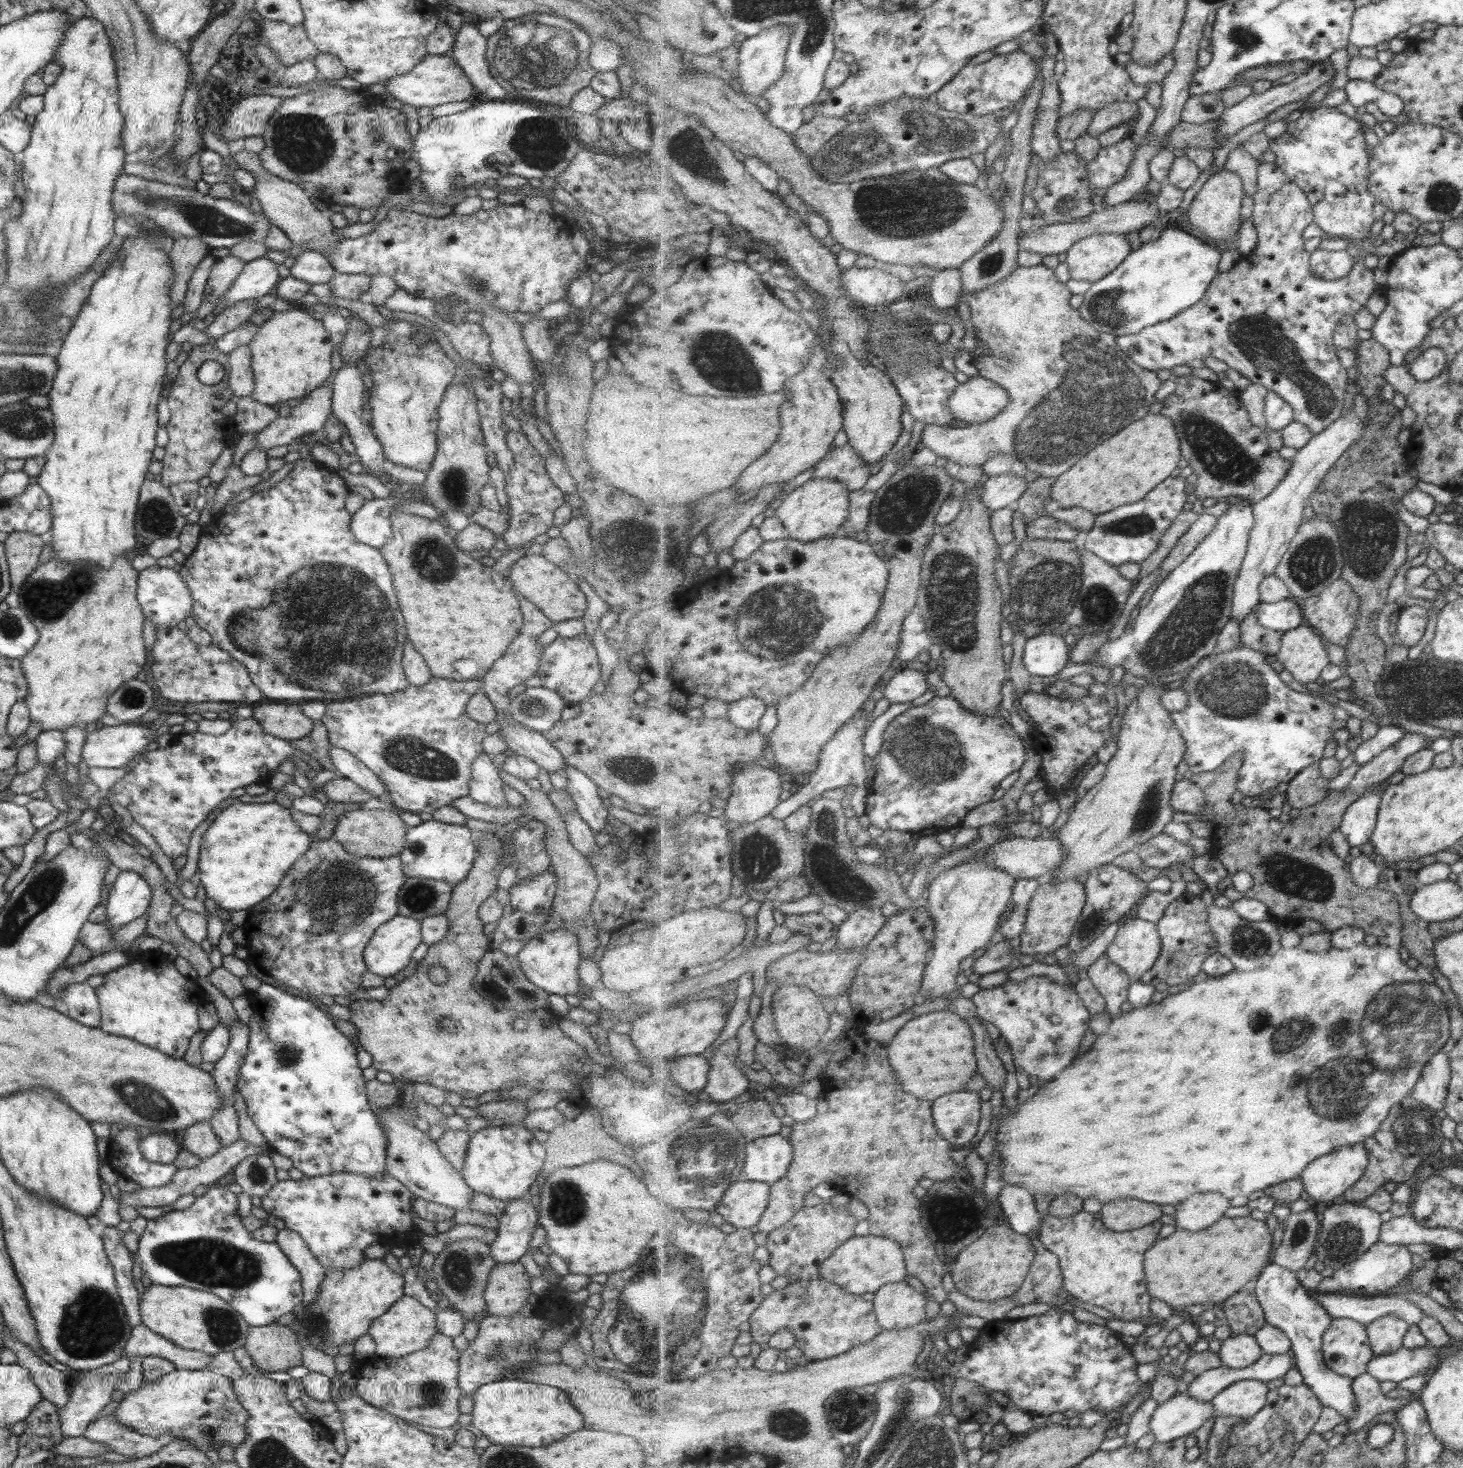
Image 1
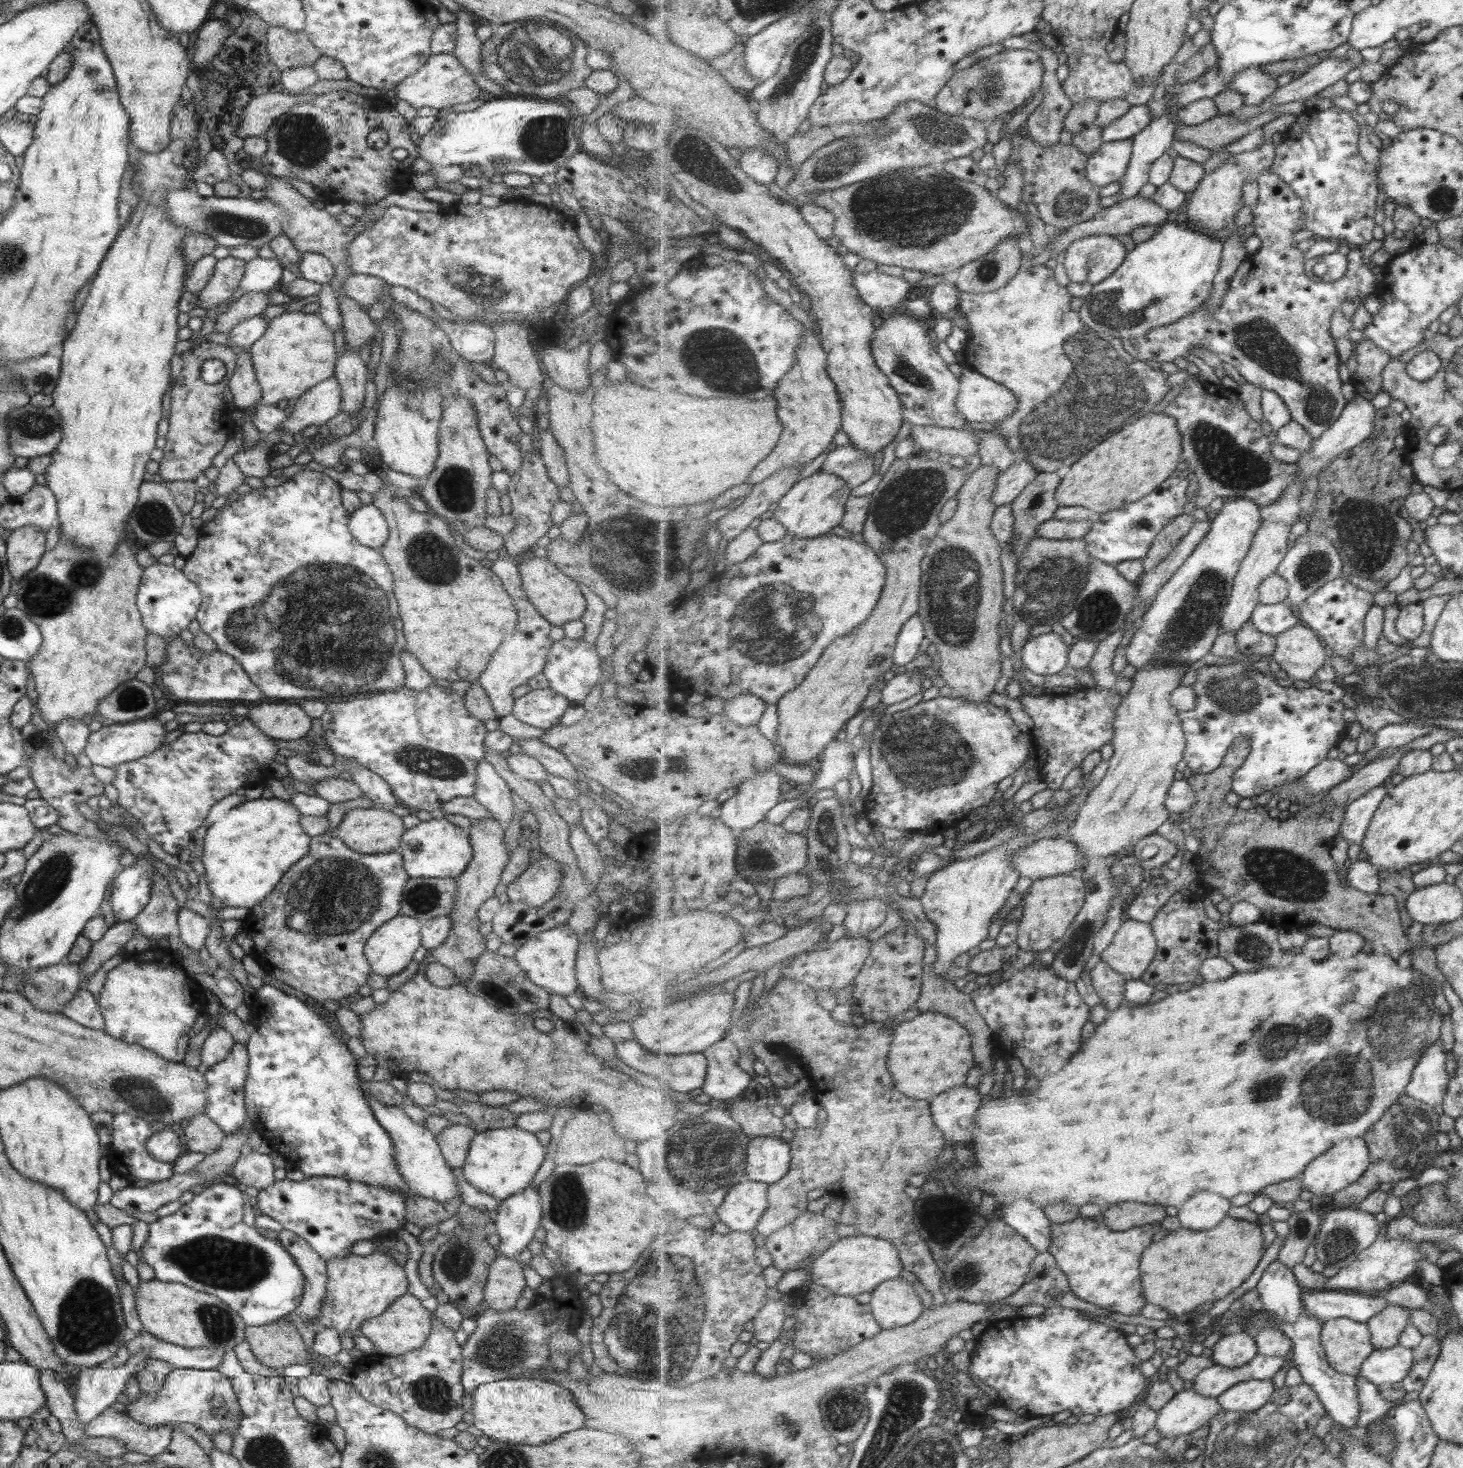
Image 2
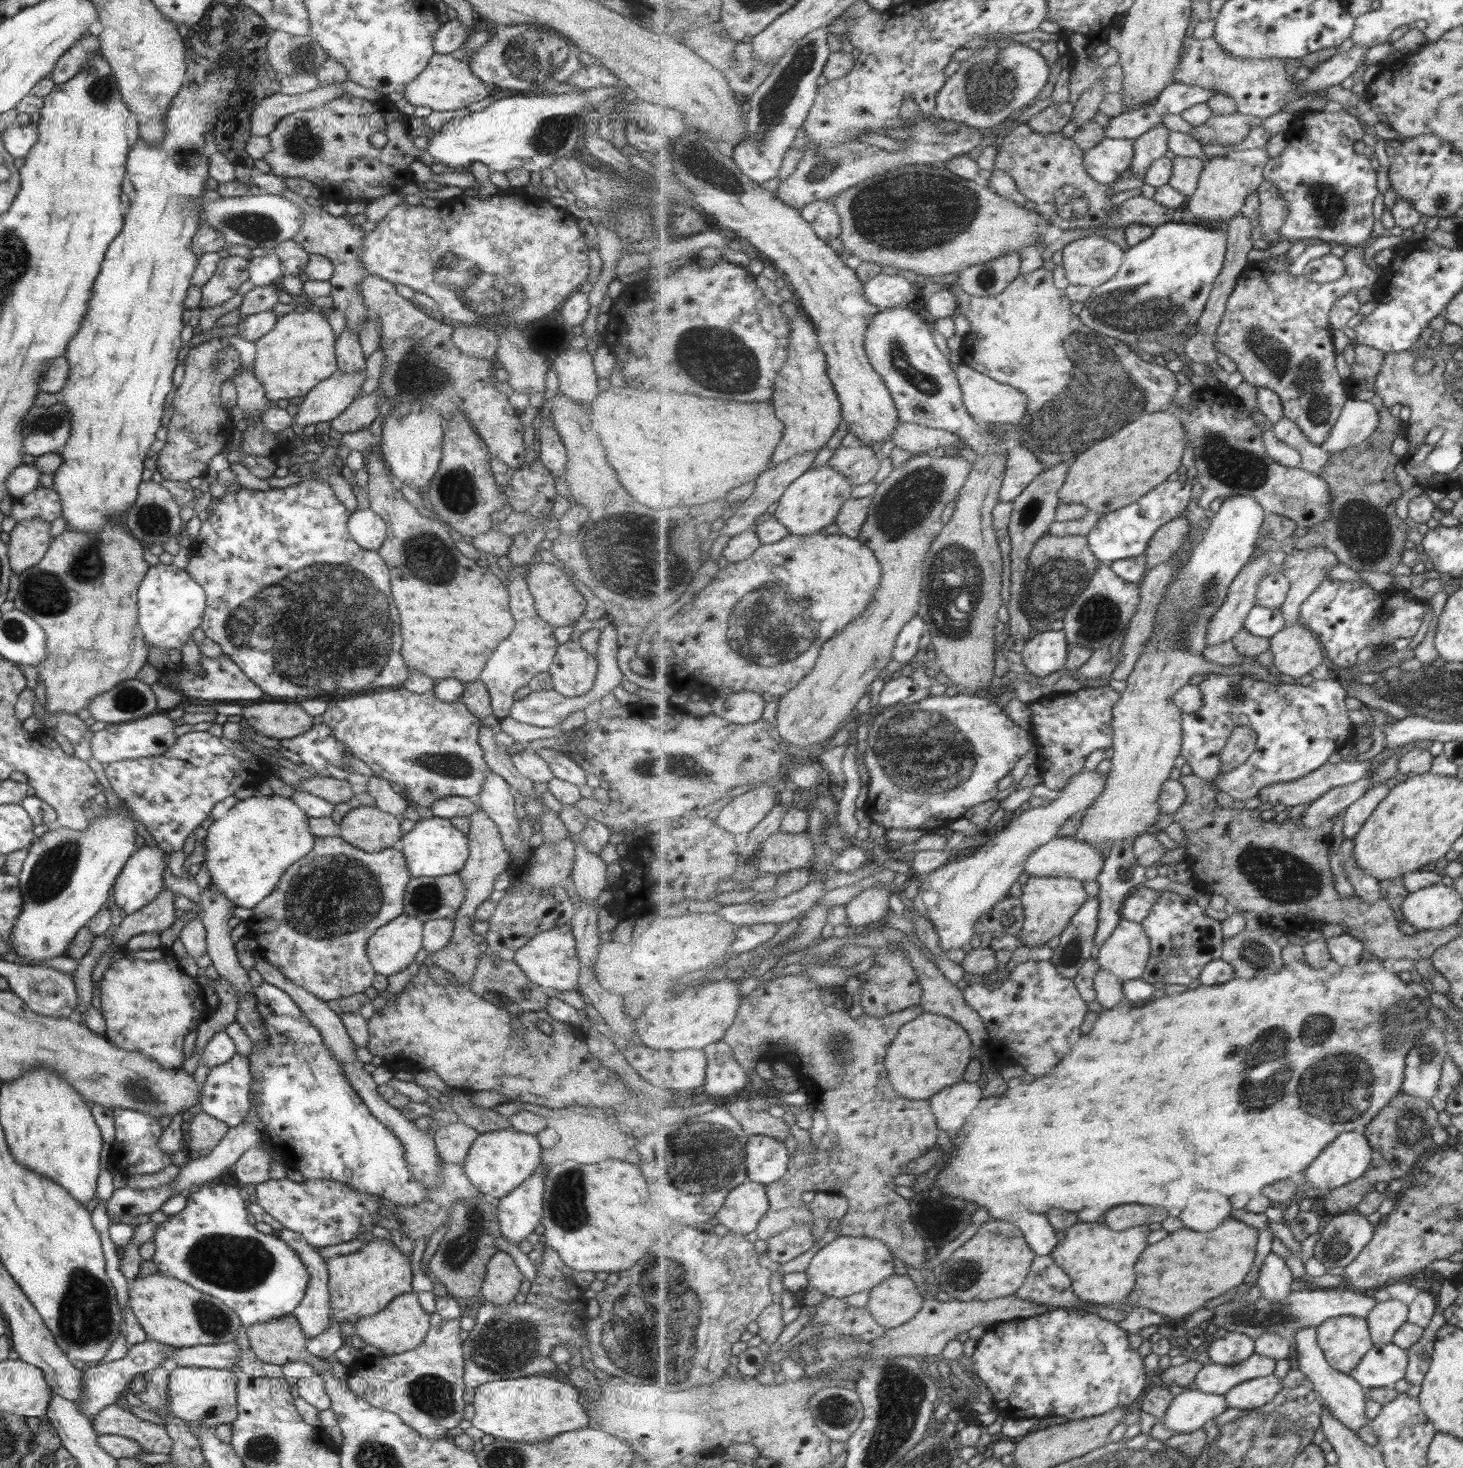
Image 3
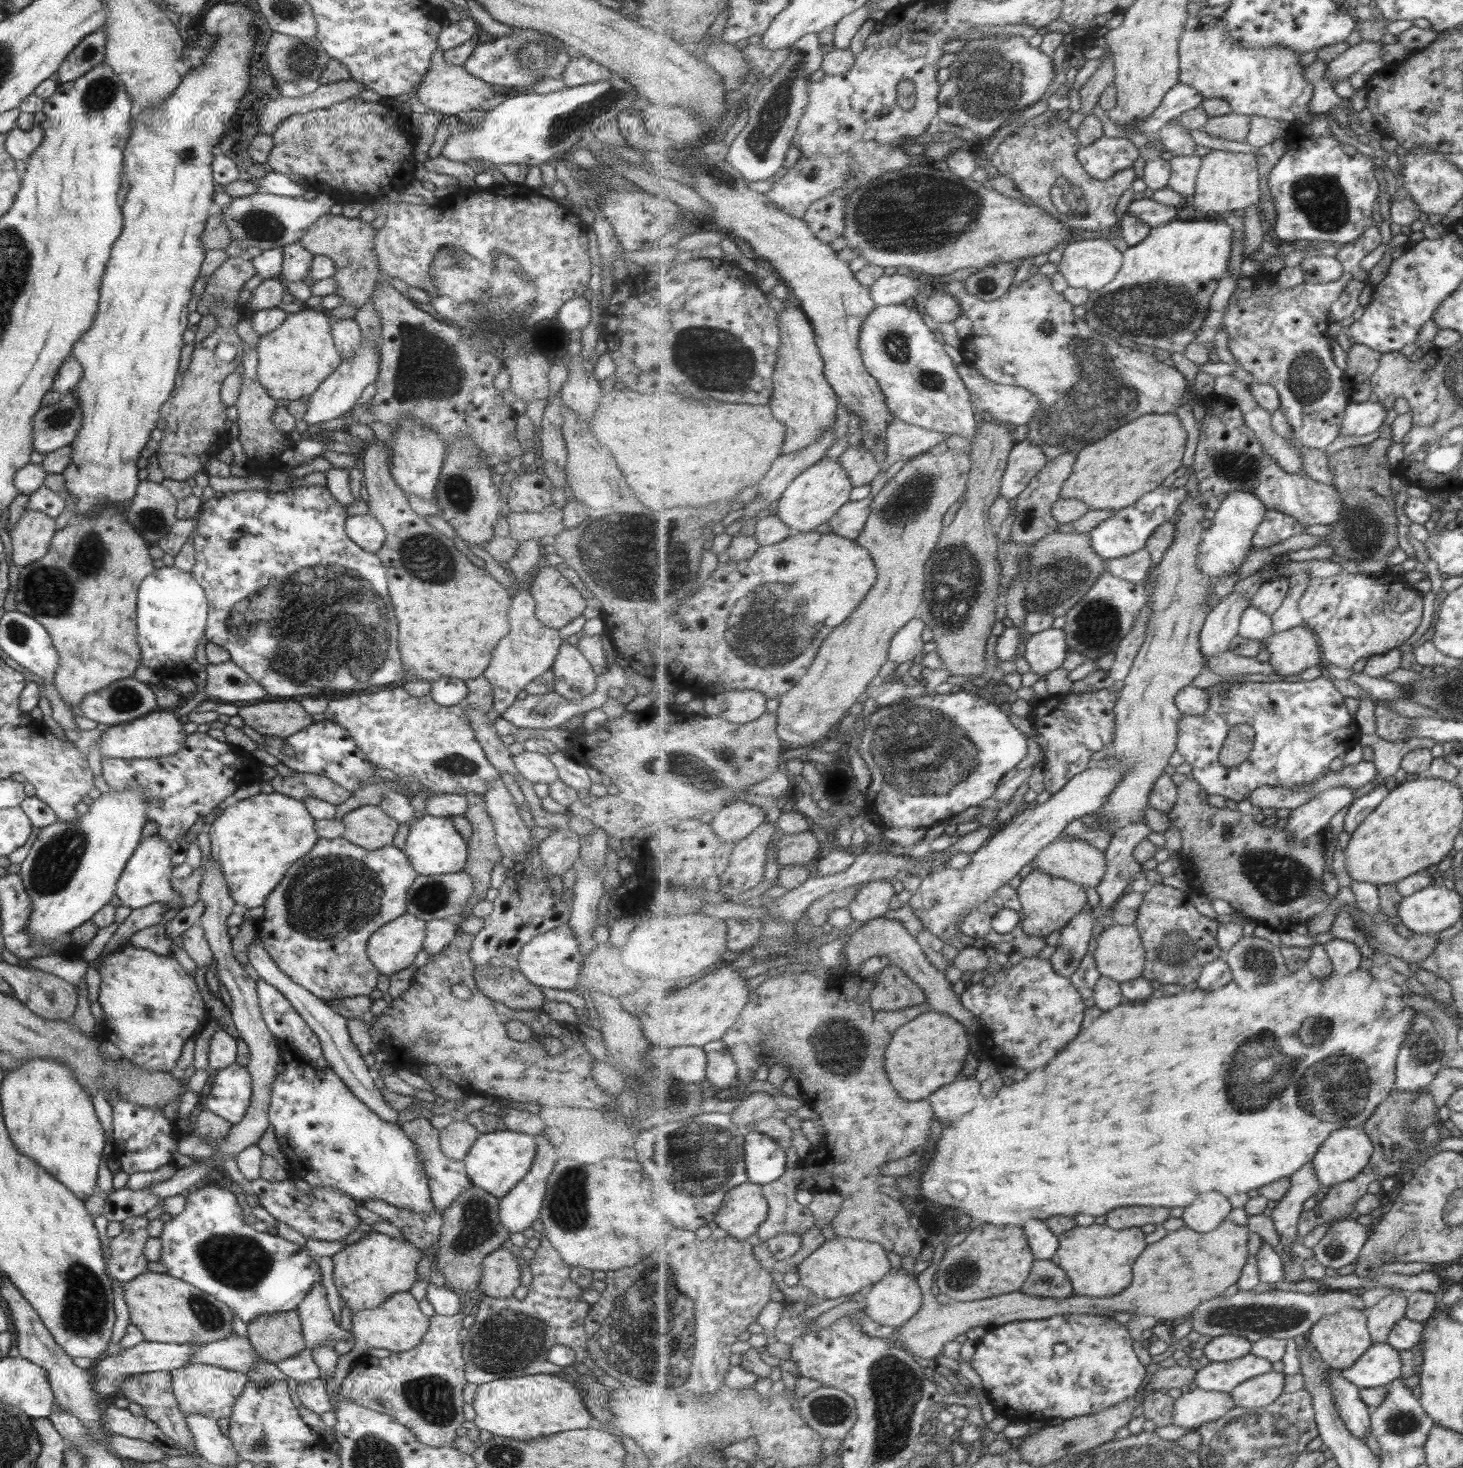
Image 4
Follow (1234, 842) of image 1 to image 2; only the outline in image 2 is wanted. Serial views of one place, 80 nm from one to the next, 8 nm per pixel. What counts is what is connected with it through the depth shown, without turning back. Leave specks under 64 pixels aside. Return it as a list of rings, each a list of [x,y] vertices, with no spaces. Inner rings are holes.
[[[1239,737],[1216,772],[1192,774],[1187,779],[1197,793],[1197,802],[1188,811],[1180,813],[1180,816],[1191,828],[1199,829],[1201,832],[1198,837],[1201,847],[1193,860],[1202,873],[1200,882],[1212,886],[1213,890],[1219,891],[1232,904],[1246,900],[1258,906],[1262,912],[1262,920],[1269,921],[1279,929],[1303,931],[1308,924],[1319,923],[1335,931],[1358,932],[1370,942],[1372,952],[1377,954],[1390,954],[1395,959],[1407,952],[1411,954],[1412,944],[1402,925],[1401,912],[1395,897],[1375,892],[1367,894],[1357,890],[1350,884],[1347,875],[1345,885],[1341,883],[1337,864],[1331,858],[1331,845],[1335,844],[1335,837],[1342,829],[1347,804],[1328,808],[1322,799],[1305,809],[1299,809],[1286,820],[1279,820],[1269,816],[1268,809],[1262,808],[1261,805],[1243,810],[1225,802],[1225,796],[1232,792],[1233,774],[1243,766],[1251,749],[1250,740],[1247,737]]]

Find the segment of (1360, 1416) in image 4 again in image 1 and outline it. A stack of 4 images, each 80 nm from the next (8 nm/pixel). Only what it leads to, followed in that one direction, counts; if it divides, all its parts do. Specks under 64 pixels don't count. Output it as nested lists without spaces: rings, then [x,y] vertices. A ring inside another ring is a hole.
[[[1273,1262],[1267,1266],[1256,1280],[1256,1298],[1266,1314],[1266,1322],[1280,1328],[1292,1340],[1294,1366],[1304,1376],[1304,1383],[1310,1386],[1324,1406],[1338,1410],[1344,1418],[1354,1416],[1354,1382],[1352,1378],[1337,1374],[1325,1362],[1323,1343],[1326,1330],[1335,1320],[1330,1312],[1315,1298],[1309,1296],[1307,1288],[1301,1286],[1297,1274]]]

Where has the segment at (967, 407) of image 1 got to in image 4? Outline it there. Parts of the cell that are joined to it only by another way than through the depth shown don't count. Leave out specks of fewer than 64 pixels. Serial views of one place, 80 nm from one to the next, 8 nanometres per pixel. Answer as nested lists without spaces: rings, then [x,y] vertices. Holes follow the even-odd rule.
[[[961,362],[958,366],[961,378],[972,392],[972,403],[977,416],[997,422],[1006,421],[1011,427],[1029,424],[1040,407],[1040,400],[1036,394],[1022,386],[1005,385],[993,382],[971,365]]]

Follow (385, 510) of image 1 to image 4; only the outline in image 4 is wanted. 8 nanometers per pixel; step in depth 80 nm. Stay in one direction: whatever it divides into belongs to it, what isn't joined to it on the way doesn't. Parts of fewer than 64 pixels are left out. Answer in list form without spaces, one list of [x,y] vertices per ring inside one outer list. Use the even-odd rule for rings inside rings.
[[[369,513],[363,516],[347,517],[344,522],[344,530],[351,542],[368,553],[379,551],[385,539],[383,528]]]

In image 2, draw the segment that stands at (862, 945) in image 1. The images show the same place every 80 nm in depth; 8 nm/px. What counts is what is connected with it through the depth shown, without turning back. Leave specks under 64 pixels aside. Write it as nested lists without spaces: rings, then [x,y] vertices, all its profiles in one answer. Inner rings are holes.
[[[883,899],[858,900],[847,906],[848,915],[844,926],[847,937],[861,937],[877,930],[887,918],[888,904]]]

